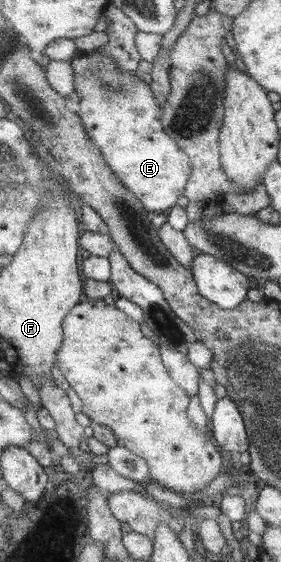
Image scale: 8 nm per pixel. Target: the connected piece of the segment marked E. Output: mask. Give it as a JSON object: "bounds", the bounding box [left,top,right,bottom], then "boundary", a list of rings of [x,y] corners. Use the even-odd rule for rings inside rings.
{"bounds":[71,52,193,213],"boundary":[[[100,52],[81,53],[71,64],[74,68],[76,91],[81,97],[77,114],[84,120],[88,134],[96,146],[104,152],[104,158],[108,160],[107,164],[115,172],[115,176],[136,194],[136,198],[144,203],[148,211],[159,213],[170,210],[178,202],[178,198],[185,196],[187,184],[193,174],[193,165],[191,155],[167,133],[163,124],[163,108],[158,103],[151,85],[140,80],[139,75],[123,74],[115,59]],[[104,84],[110,84],[112,88],[122,91],[115,92],[110,89],[107,92]]]}

